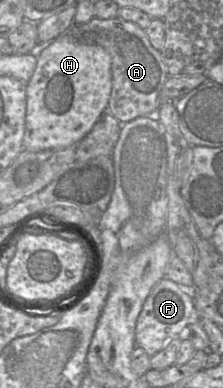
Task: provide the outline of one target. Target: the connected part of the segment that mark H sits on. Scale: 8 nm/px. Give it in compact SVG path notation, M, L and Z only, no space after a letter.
M62 34L40 48L37 66L26 89L23 150L38 152L77 145L107 111L112 90L111 57L101 46L81 44L68 34Z

